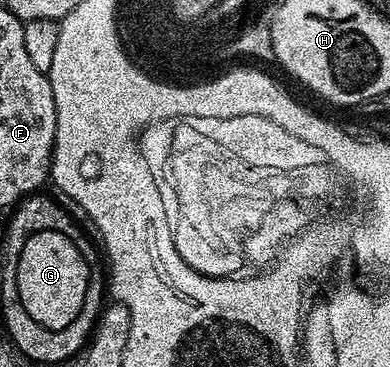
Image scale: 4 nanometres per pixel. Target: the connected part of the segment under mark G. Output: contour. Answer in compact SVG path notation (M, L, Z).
M40 232L35 236L29 237L28 241L24 244L24 249L20 252L19 263L16 265L16 288L19 289L20 302L24 309L27 310L27 314L31 318L32 322L39 322L40 325L47 327L49 330L64 329L65 326L77 324L79 322L78 314L82 311L82 306L86 303L86 294L90 291L90 267L86 264L86 256L83 250L77 247L73 241L62 233L56 232Z

